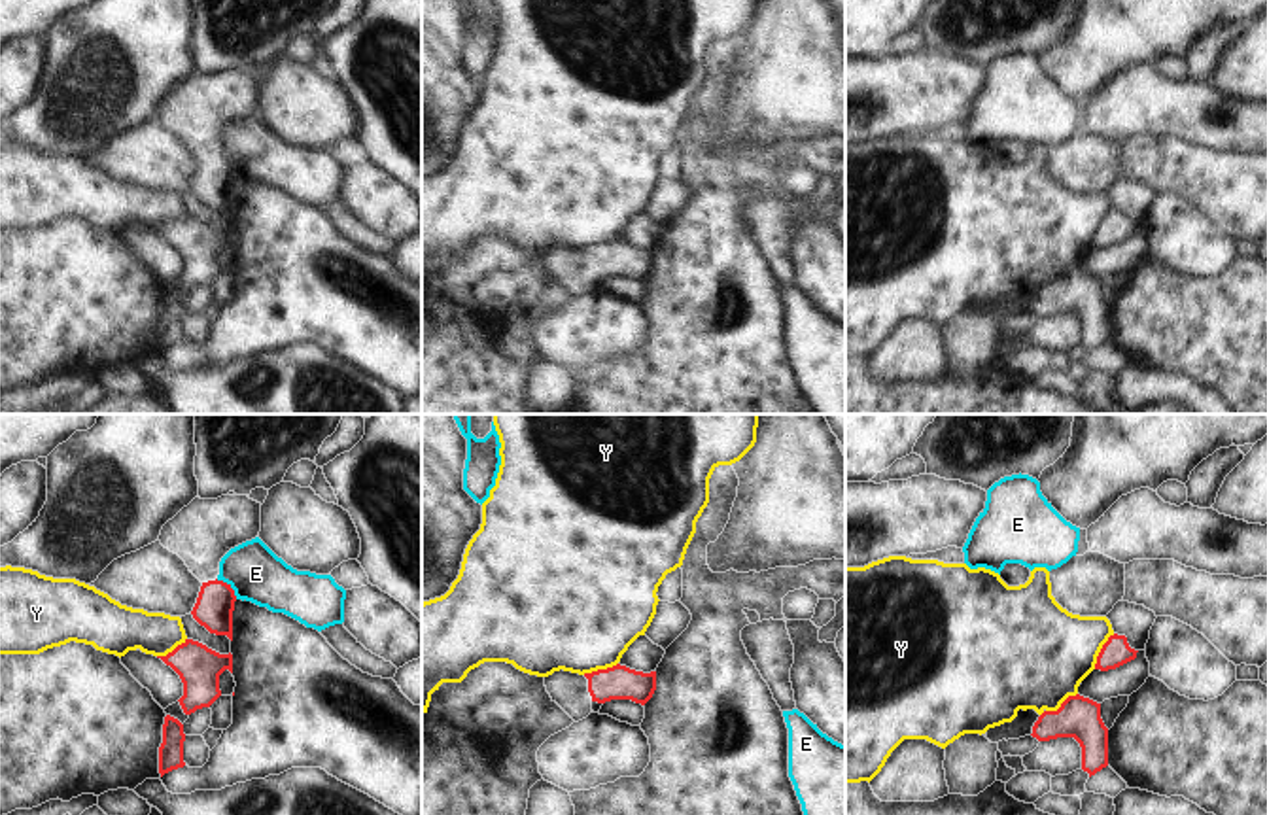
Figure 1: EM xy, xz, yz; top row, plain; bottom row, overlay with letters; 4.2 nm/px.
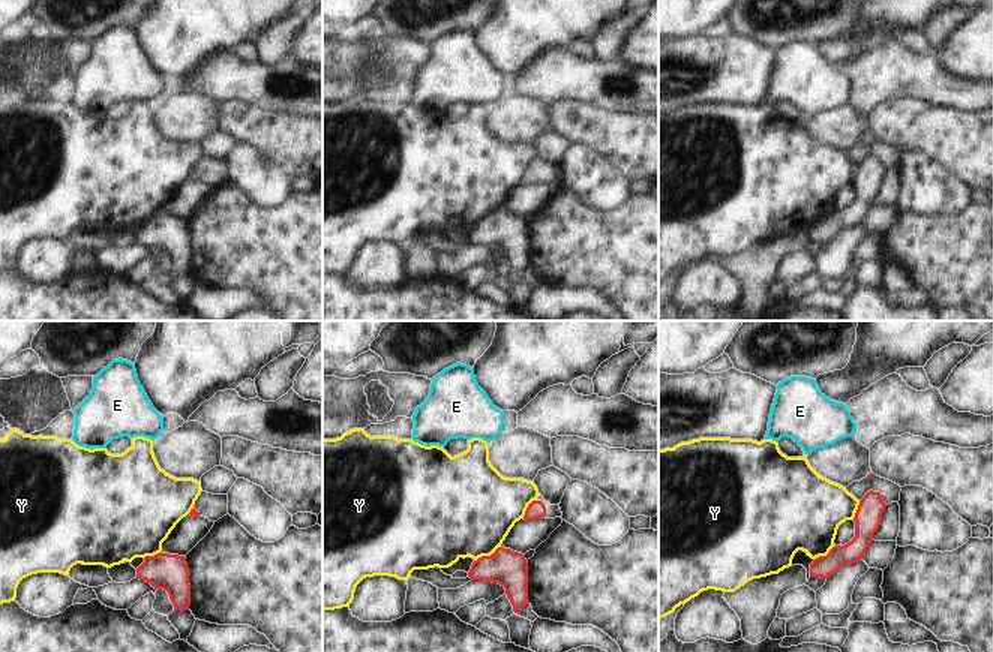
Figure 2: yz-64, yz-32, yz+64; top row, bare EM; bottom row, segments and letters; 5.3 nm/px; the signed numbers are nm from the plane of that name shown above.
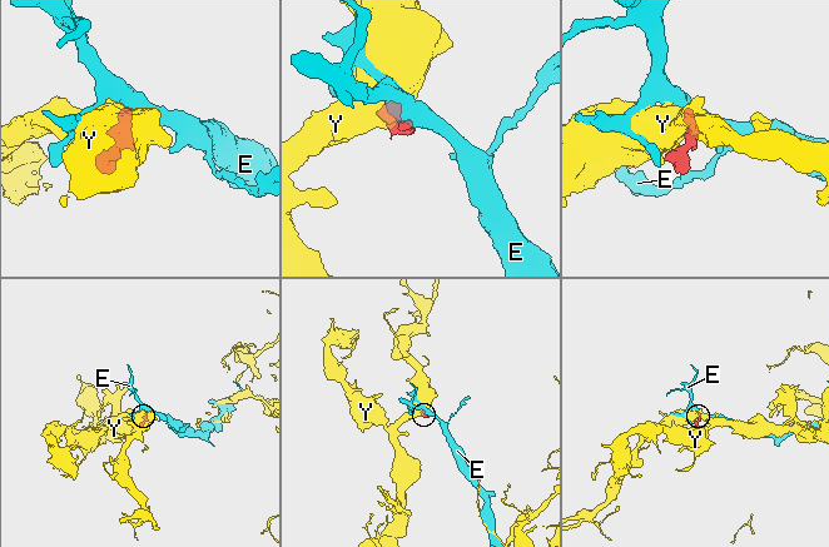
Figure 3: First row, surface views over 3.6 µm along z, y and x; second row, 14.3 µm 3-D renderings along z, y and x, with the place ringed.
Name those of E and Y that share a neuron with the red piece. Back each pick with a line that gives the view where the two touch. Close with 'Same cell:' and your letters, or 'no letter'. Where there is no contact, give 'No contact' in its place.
Same cell: no letter.

